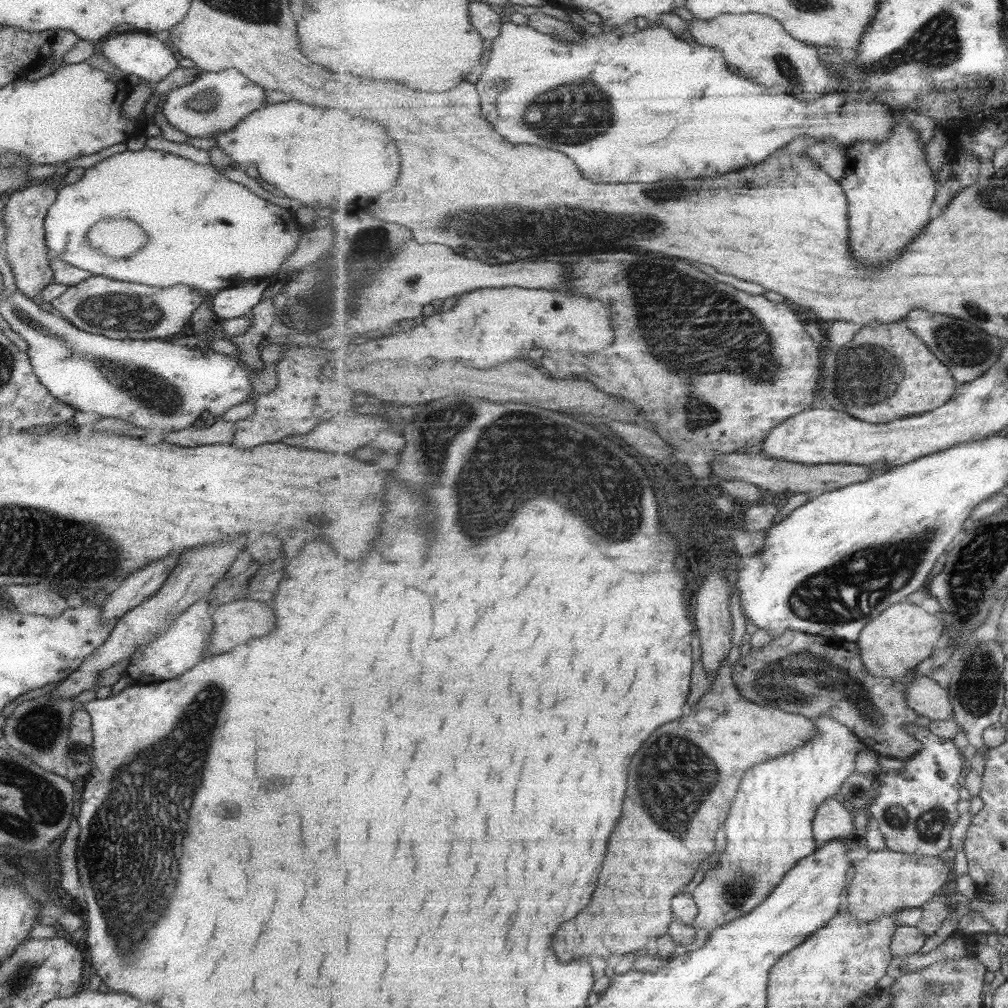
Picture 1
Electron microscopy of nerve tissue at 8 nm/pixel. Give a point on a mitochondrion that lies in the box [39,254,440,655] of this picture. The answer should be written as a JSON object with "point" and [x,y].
{"point":[108,311]}

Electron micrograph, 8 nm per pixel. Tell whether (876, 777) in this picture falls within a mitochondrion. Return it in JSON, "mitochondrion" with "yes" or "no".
{"mitochondrion":"no"}

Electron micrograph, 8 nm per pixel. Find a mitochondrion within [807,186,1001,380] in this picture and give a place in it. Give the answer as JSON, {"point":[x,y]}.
{"point":[965,346]}

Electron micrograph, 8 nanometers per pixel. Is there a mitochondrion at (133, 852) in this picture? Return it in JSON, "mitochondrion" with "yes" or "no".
{"mitochondrion":"yes"}

